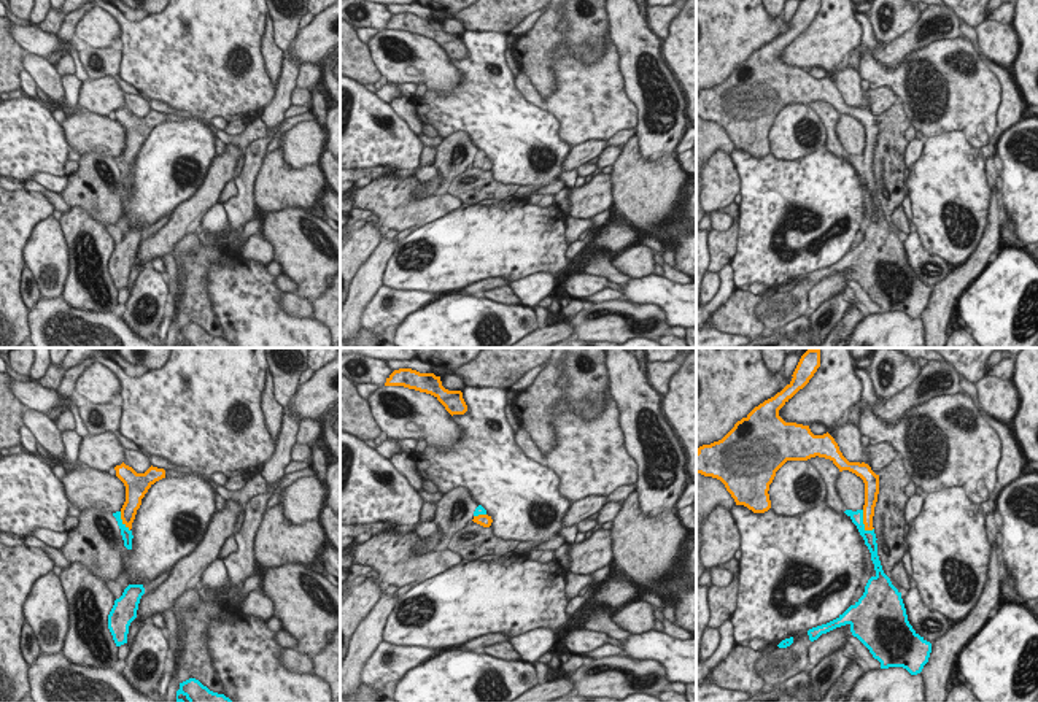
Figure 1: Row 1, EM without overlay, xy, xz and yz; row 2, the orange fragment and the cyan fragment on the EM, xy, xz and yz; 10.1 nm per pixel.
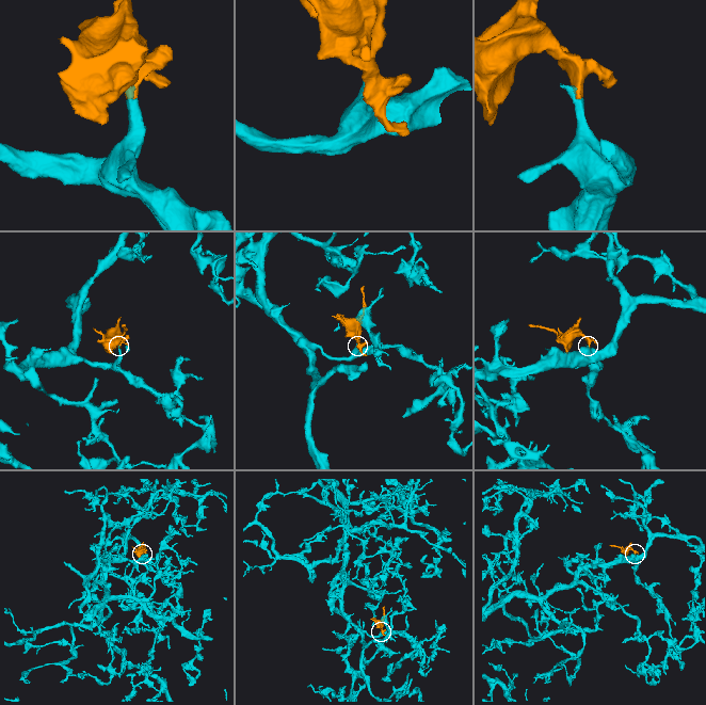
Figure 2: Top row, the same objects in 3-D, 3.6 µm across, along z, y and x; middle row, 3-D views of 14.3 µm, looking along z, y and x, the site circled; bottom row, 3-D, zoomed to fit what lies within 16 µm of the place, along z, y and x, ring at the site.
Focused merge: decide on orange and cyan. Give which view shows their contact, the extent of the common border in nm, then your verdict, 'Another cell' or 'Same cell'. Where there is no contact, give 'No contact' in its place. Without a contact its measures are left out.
Touches orange in yz. Shared border 240 nm. Same cell

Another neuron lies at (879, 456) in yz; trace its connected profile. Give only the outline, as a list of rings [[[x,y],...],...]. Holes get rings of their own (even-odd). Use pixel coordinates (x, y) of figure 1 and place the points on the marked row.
[[[879,443],[876,446],[868,446],[865,449],[865,453],[868,454],[868,465],[871,467],[871,470],[879,475],[879,472],[887,467],[897,456],[895,449],[887,445],[887,443]]]

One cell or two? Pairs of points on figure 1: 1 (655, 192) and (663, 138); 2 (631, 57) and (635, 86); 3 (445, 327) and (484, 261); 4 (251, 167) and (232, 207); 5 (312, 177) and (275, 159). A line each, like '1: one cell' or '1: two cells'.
1: two cells
2: one cell
3: two cells
4: one cell
5: one cell

